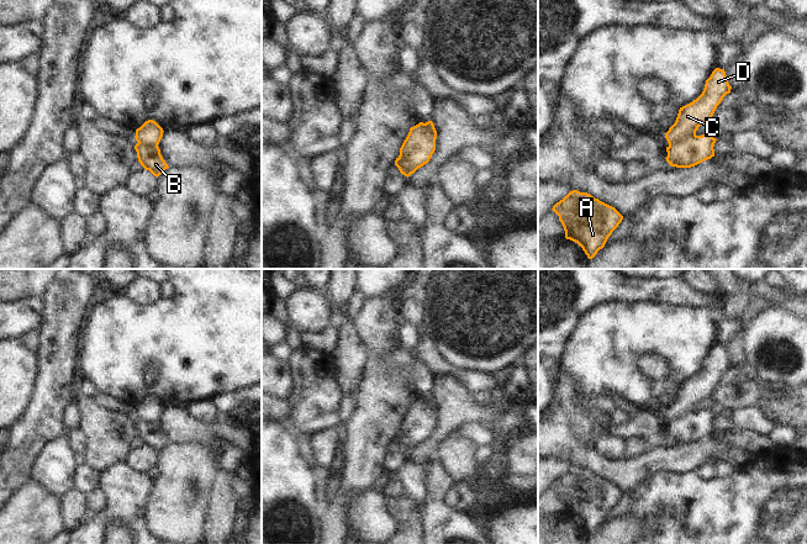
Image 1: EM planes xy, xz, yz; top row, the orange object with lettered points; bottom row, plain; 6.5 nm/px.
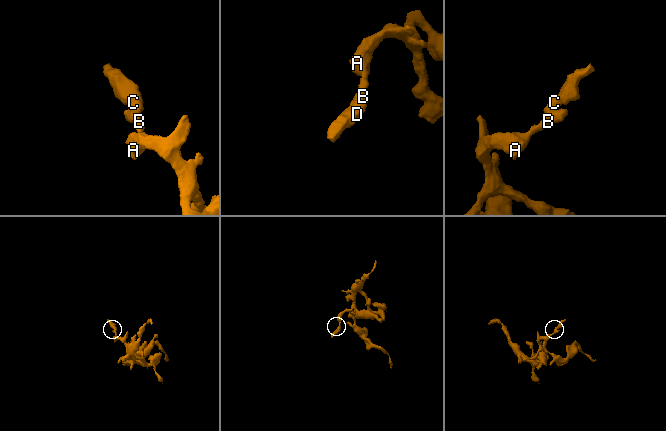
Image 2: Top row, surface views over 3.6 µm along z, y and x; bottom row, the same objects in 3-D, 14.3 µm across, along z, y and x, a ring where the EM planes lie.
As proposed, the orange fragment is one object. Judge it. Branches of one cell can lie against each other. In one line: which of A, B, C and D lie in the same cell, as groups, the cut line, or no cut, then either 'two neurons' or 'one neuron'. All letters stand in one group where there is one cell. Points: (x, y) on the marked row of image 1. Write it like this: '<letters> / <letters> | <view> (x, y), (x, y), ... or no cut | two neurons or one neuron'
A B / C D | yz (695, 135), (669, 146) | two neurons

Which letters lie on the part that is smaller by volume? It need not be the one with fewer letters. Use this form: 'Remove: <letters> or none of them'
Remove: C, D

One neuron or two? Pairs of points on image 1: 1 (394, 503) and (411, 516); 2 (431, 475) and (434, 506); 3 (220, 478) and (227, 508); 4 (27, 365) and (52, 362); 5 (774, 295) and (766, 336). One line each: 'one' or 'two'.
1: one
2: one
3: one
4: two
5: two

